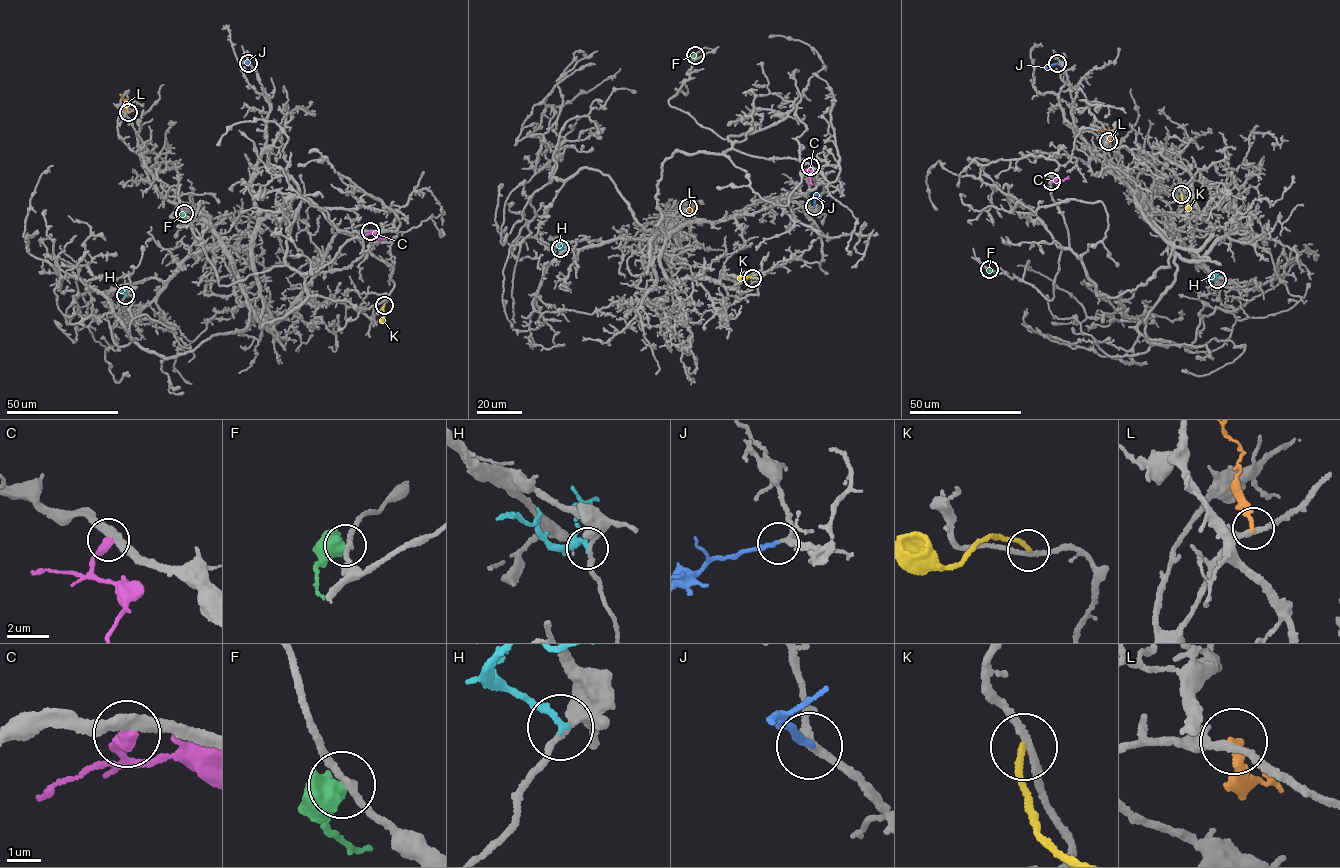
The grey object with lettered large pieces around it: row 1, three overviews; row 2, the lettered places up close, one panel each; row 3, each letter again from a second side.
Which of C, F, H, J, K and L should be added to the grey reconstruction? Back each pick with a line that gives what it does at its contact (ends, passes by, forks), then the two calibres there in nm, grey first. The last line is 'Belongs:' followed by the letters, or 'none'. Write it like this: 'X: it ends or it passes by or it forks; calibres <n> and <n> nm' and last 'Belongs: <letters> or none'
J: it ends; calibres 200 and 190 nm
Belongs: J

